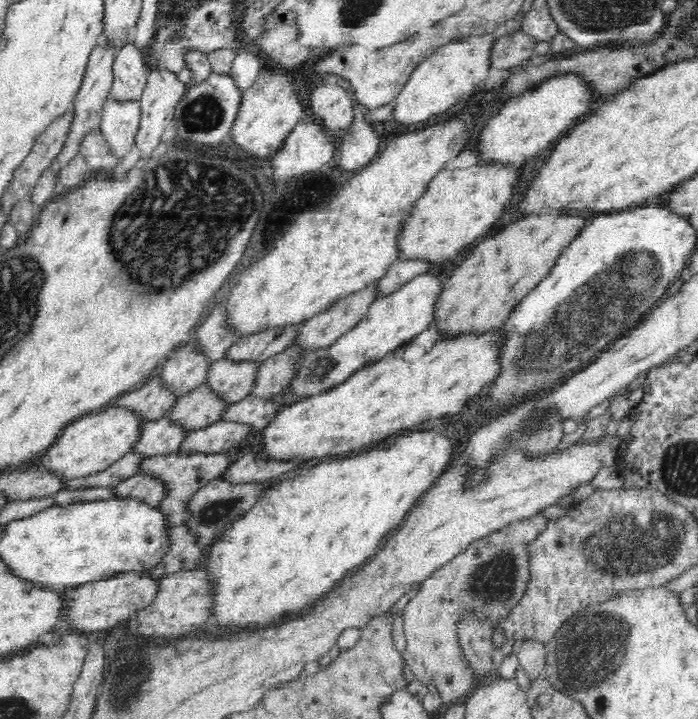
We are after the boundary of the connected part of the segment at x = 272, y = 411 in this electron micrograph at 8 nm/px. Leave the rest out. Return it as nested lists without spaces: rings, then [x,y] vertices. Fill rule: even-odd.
[[[250,394],[243,400],[236,402],[226,412],[225,420],[240,423],[250,423],[256,427],[256,431],[265,429],[270,422],[276,420],[276,416],[285,408],[276,398],[260,397]]]

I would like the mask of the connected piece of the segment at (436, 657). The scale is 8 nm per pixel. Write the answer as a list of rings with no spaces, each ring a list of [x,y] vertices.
[[[540,512],[522,518],[512,520],[510,524],[502,529],[497,529],[493,534],[472,541],[460,554],[450,558],[443,567],[434,570],[427,579],[419,582],[417,594],[402,608],[402,626],[406,638],[406,648],[403,657],[405,666],[414,678],[424,683],[432,683],[444,703],[463,701],[475,688],[477,681],[462,659],[456,635],[454,635],[454,622],[460,610],[471,606],[474,610],[483,610],[491,616],[505,616],[516,602],[520,600],[524,586],[528,582],[528,555],[526,555],[526,544],[536,539],[545,528],[545,516]]]

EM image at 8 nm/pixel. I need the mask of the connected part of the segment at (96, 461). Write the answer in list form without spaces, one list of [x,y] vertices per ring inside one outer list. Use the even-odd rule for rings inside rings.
[[[114,402],[103,410],[85,415],[71,423],[41,458],[41,464],[65,474],[70,479],[94,474],[110,467],[124,458],[124,455],[134,452],[146,422],[146,415],[140,415]]]

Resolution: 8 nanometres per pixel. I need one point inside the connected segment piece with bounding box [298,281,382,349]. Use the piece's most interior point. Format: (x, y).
(321, 331)

